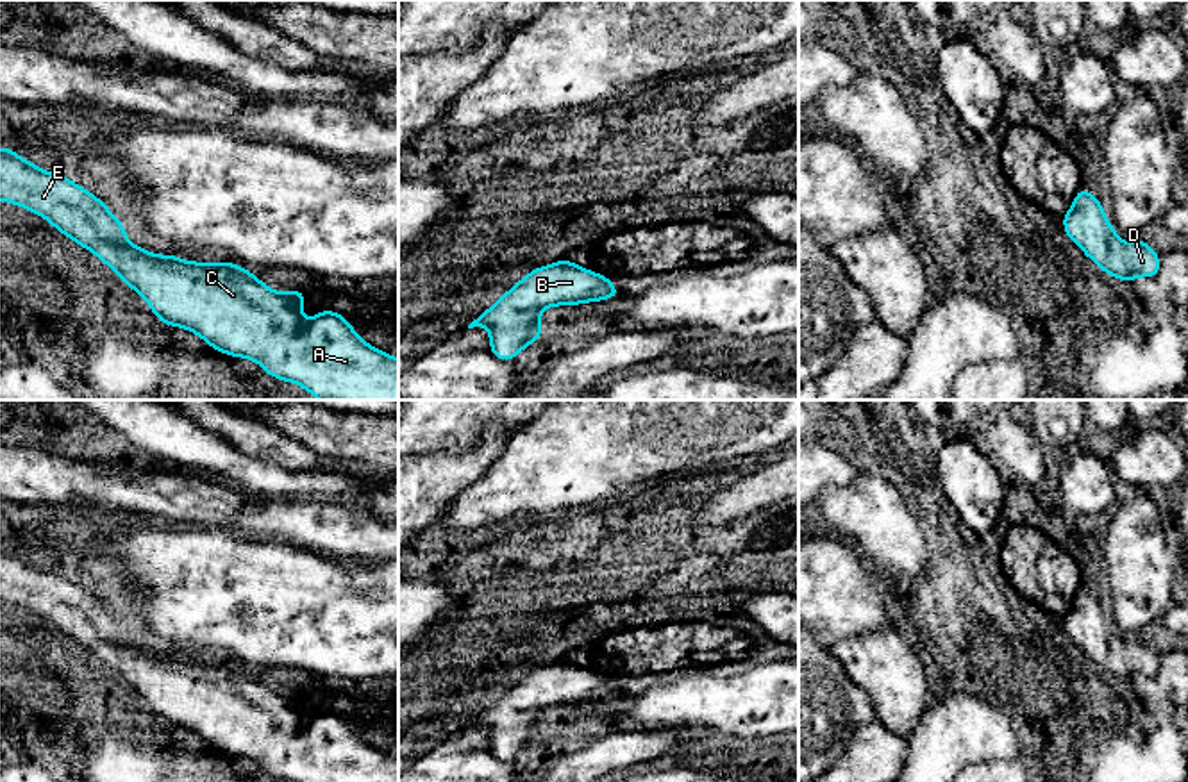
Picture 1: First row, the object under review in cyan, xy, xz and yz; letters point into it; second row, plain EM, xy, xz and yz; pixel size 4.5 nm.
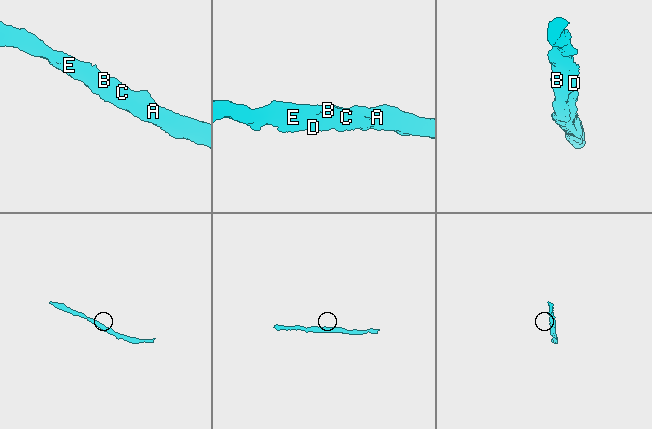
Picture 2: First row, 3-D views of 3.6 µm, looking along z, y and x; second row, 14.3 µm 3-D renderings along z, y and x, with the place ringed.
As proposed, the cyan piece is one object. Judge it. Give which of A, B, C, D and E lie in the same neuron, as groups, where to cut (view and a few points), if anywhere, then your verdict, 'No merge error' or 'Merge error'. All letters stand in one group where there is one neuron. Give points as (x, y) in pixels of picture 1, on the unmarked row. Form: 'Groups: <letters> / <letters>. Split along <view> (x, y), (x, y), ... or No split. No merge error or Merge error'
Groups: A B C D E. No split. No merge error

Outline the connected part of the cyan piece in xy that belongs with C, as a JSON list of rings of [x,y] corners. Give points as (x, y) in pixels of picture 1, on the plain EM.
[[[0,548],[0,600],[34,611],[77,645],[91,650],[150,705],[159,721],[200,736],[214,750],[255,761],[286,782],[398,782],[398,759],[361,739],[348,721],[322,711],[304,720],[304,691],[273,691],[234,662],[191,662],[157,655],[129,641],[123,623],[79,584]]]

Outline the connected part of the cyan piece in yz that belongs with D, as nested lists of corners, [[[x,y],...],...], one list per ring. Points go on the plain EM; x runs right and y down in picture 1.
[[[1083,587],[1063,616],[1063,627],[1104,673],[1131,682],[1134,677],[1154,678],[1159,671],[1159,655],[1143,639],[1131,645],[1122,641],[1109,625],[1099,598]]]

